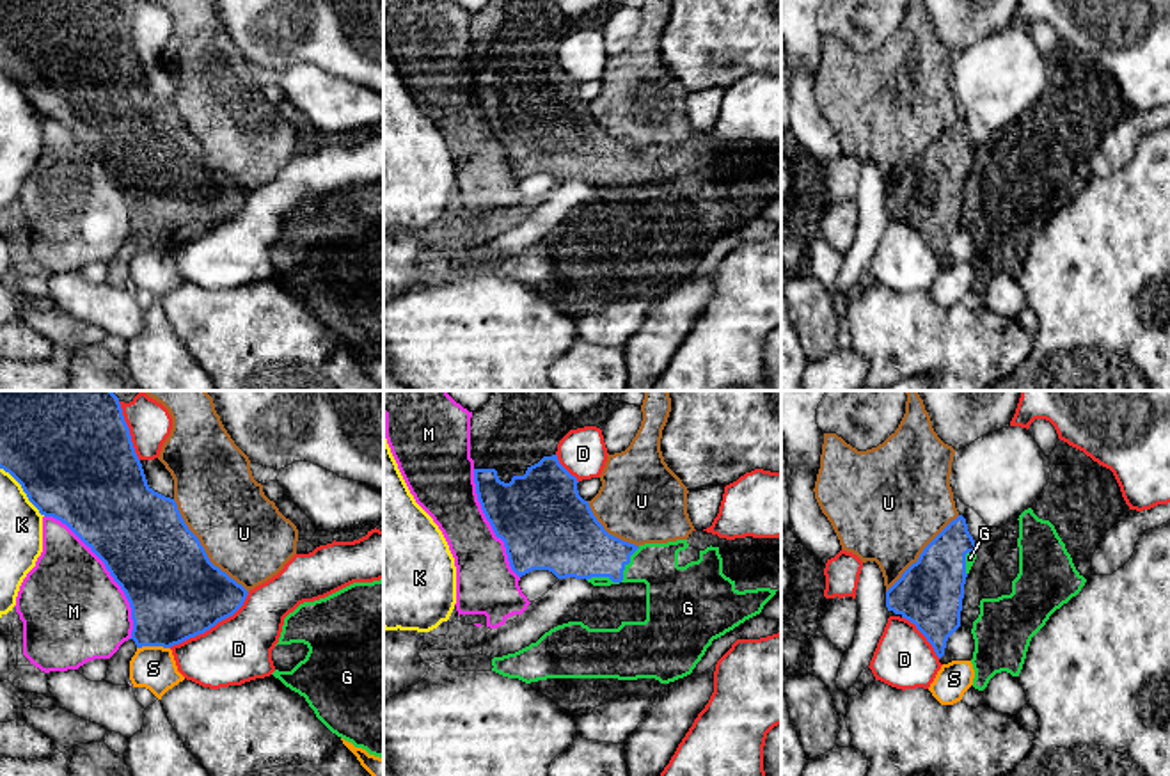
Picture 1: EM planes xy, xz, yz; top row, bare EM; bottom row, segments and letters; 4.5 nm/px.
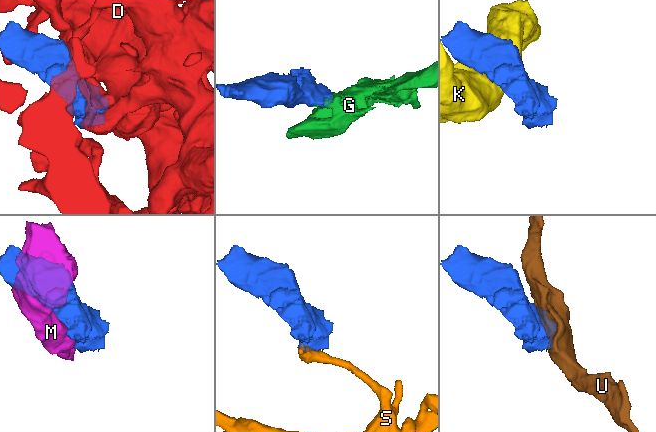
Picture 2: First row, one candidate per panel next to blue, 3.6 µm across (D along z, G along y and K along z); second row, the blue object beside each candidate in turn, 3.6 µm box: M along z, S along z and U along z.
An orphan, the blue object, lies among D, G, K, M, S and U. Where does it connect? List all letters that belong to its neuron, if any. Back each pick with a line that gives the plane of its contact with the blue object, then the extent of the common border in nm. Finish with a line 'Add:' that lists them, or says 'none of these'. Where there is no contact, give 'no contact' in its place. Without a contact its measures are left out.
G: meets blue in xz; contact 280 nm long
Add: G

